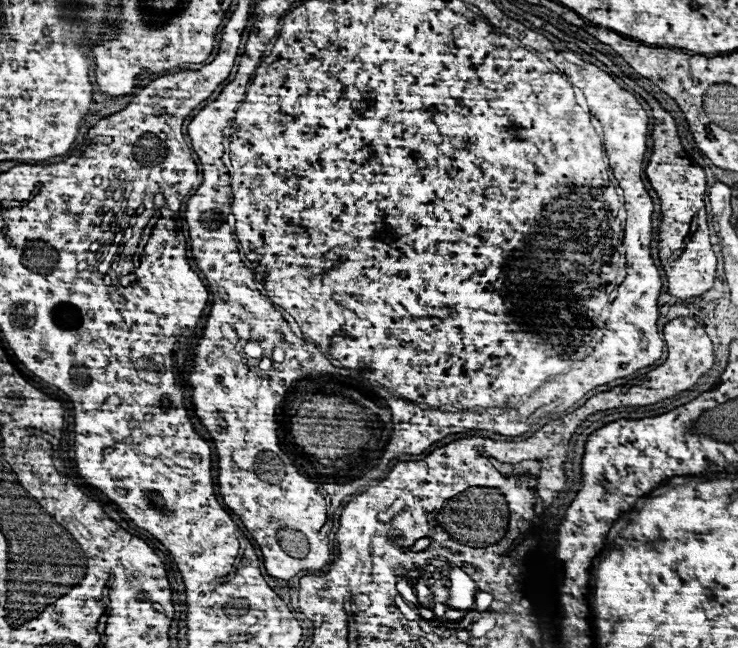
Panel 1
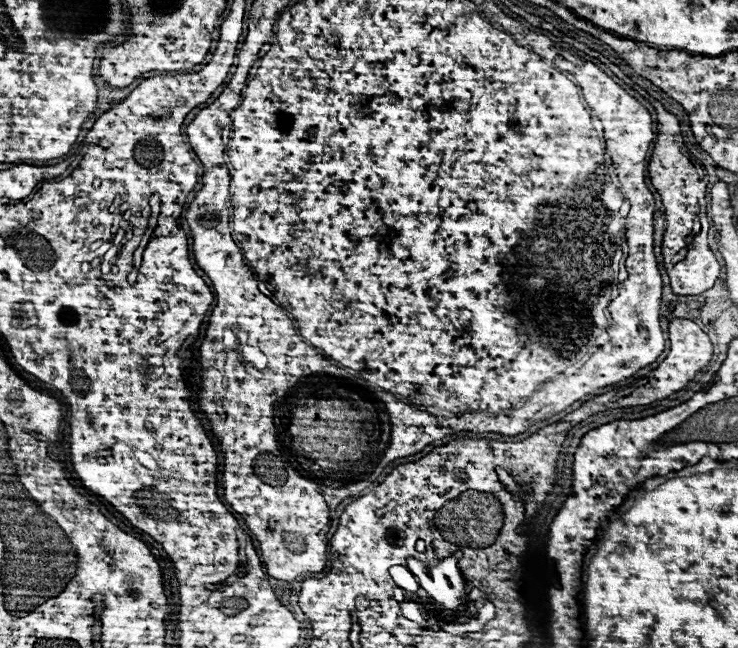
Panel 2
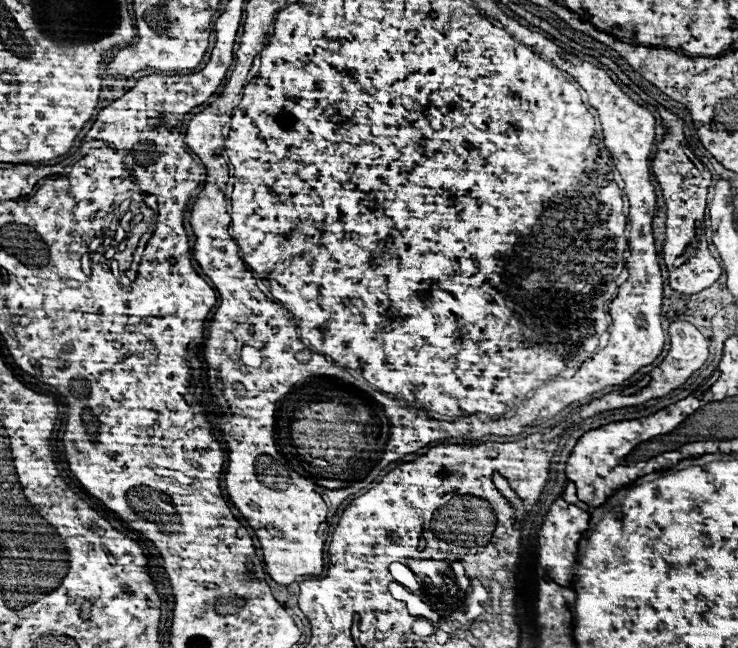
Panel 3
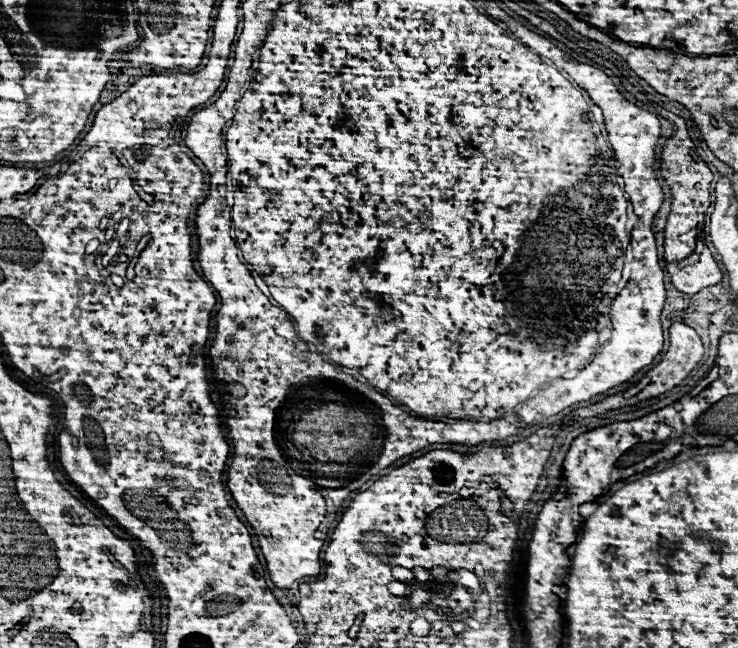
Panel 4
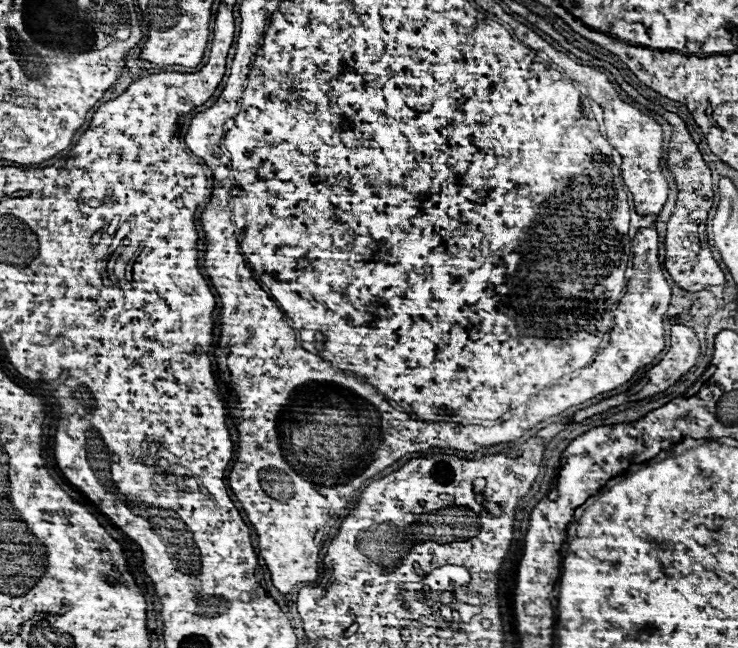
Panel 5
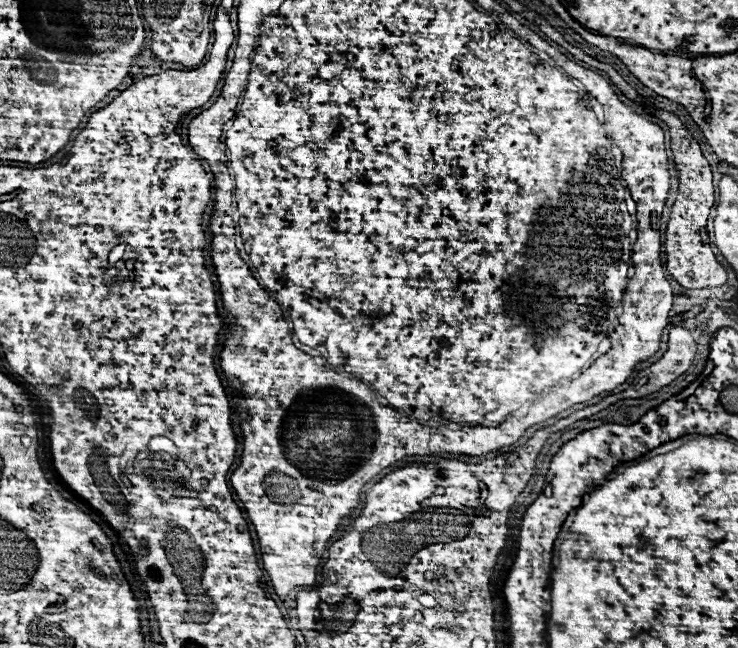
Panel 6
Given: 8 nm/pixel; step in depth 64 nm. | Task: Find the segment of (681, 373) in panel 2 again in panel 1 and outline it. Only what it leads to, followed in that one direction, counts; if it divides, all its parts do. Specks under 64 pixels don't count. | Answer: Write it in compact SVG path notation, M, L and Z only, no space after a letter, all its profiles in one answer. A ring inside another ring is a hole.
M674 318L664 326L664 340L668 346L668 358L662 366L646 374L646 382L642 386L632 386L626 394L620 394L620 388L614 388L610 392L600 392L592 396L582 408L570 414L570 420L574 420L574 426L578 428L578 420L586 420L588 416L604 410L612 410L618 406L648 406L662 402L666 398L678 396L684 390L690 390L714 364L714 348L710 338L706 336L704 328L692 320L692 318Z

